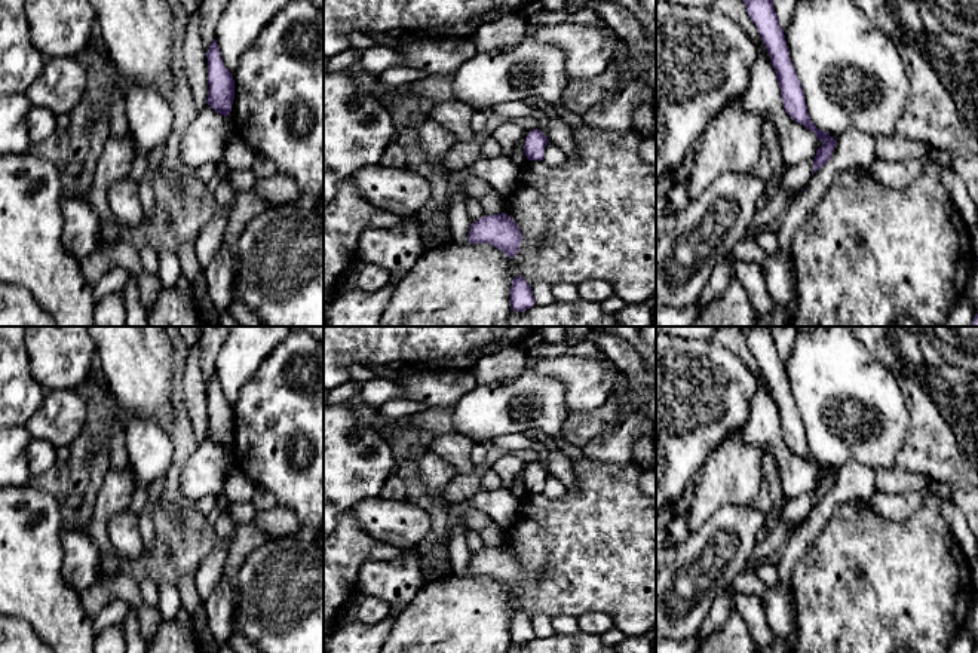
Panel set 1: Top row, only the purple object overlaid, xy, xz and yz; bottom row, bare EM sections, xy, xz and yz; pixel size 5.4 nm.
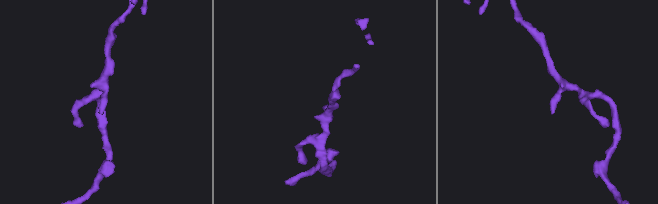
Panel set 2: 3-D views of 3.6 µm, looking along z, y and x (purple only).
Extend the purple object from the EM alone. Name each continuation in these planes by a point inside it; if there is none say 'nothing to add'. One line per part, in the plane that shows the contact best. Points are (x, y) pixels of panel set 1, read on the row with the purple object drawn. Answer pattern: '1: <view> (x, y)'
nothing to add

